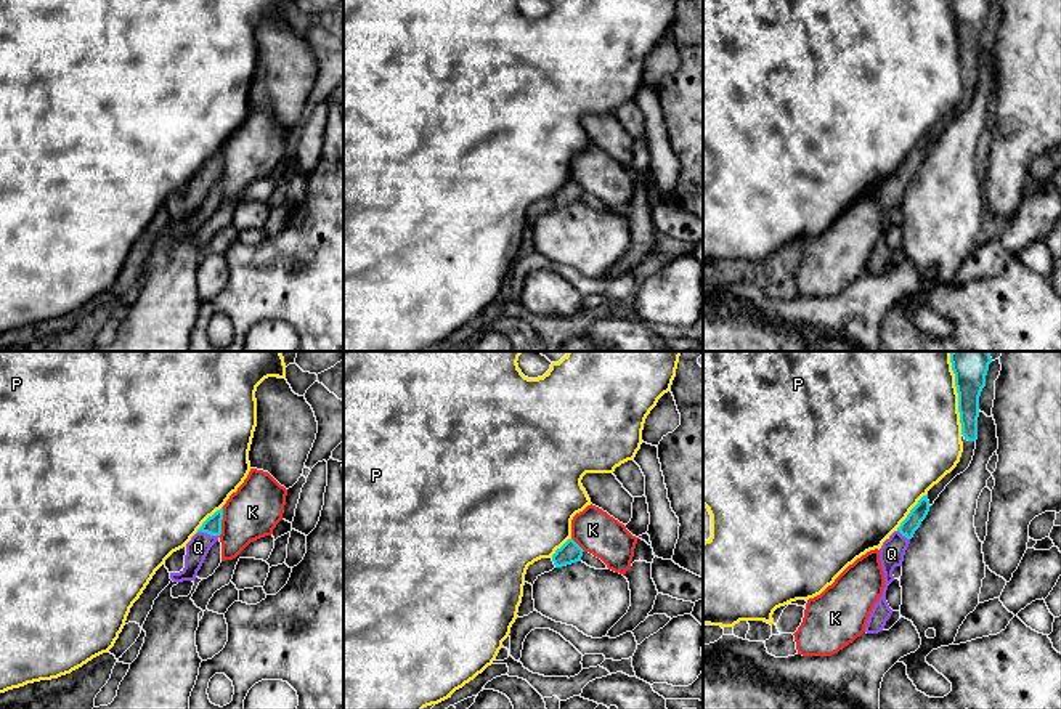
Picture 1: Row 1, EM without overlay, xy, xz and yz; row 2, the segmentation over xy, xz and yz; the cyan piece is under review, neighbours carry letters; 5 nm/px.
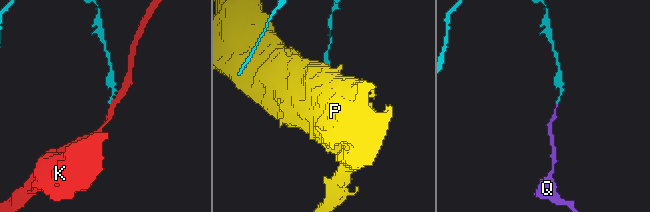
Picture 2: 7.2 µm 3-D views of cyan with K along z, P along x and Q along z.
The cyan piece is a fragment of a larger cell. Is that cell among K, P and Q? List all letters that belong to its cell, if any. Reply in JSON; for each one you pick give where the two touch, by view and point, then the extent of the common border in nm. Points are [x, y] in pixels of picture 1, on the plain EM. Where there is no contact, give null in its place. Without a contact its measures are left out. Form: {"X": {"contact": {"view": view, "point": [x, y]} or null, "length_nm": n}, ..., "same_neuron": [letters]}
{"Q": {"contact": {"view": "xy", "point": [207, 174]}, "length_nm": 110}, "same_neuron": ["Q"]}

